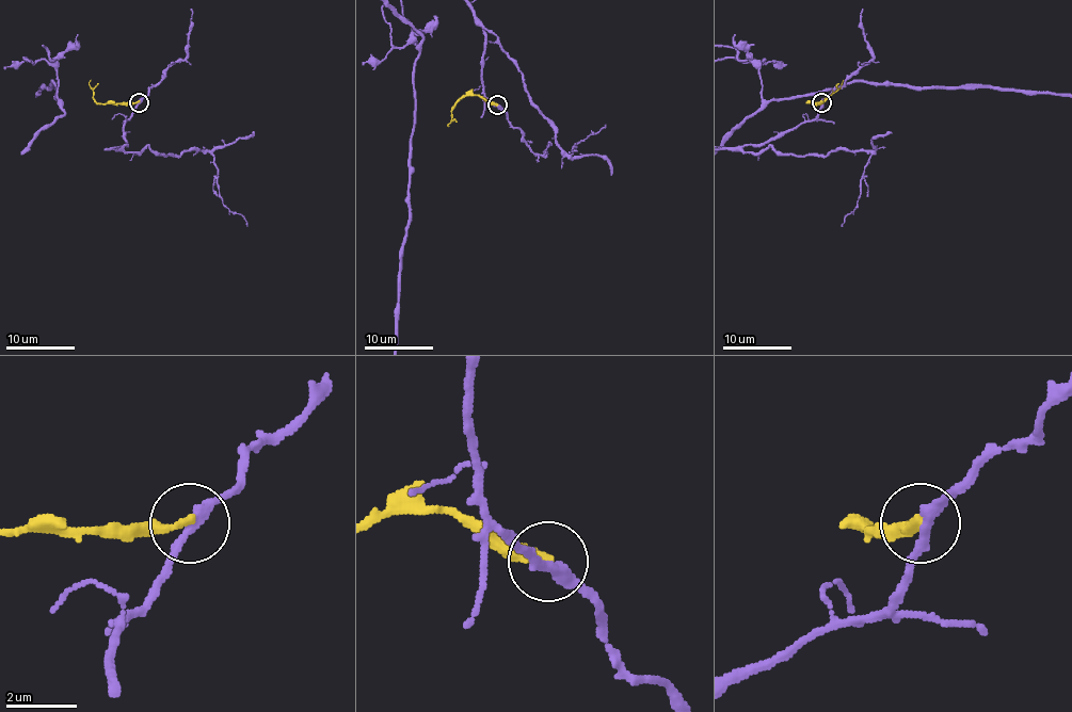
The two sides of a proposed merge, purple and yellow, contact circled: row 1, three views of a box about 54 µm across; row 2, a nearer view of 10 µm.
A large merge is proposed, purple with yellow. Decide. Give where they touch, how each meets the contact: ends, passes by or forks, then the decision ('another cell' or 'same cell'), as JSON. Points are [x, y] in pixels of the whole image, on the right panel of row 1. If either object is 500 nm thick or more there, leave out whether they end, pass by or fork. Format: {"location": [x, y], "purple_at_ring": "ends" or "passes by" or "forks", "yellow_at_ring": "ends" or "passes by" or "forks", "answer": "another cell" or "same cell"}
{"location": [821, 102], "purple_at_ring": "passes by", "yellow_at_ring": "ends", "answer": "another cell"}

